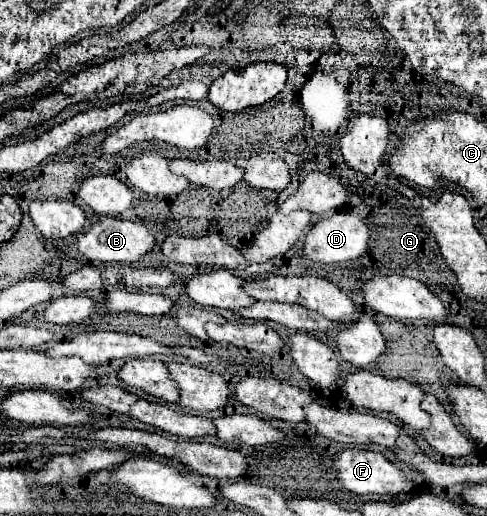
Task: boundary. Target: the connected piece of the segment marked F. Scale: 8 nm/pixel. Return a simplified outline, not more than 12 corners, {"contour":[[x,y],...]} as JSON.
{"contour":[[340,451],[336,479],[358,495],[416,487],[382,453]]}

